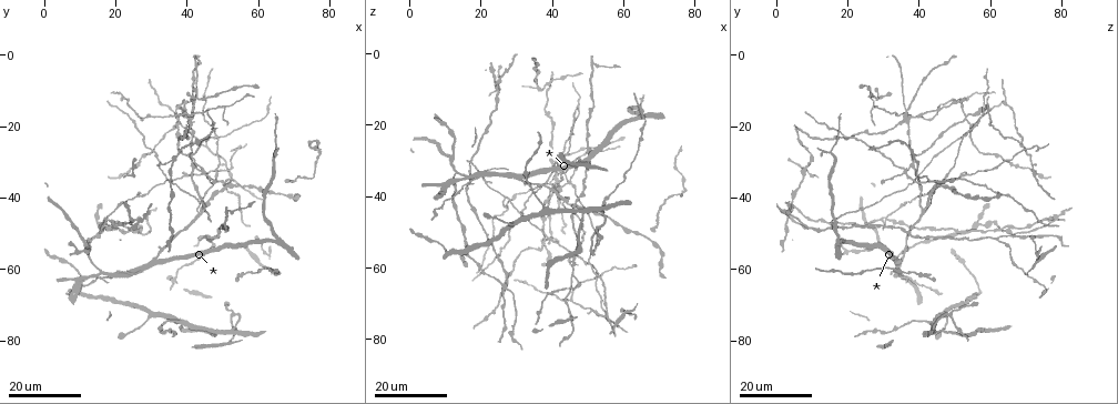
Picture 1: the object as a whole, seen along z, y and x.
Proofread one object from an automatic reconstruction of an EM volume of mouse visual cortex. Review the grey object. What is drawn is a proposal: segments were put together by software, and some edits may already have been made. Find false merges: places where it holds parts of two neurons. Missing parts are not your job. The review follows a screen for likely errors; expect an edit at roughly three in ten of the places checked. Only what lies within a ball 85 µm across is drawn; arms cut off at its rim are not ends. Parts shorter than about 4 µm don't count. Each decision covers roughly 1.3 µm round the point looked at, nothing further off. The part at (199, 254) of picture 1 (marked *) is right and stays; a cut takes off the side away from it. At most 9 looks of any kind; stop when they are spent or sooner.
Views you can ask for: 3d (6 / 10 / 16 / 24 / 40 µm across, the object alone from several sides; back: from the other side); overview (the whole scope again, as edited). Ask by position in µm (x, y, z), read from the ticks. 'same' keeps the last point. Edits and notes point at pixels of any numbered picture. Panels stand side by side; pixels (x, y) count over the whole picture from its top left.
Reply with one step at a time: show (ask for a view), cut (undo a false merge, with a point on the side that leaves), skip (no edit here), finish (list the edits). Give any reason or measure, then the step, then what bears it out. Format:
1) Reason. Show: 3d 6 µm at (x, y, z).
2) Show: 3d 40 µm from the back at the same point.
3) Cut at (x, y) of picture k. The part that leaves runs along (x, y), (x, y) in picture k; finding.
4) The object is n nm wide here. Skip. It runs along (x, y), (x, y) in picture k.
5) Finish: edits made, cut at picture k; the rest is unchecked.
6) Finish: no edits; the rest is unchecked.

Show: 3d 16 µm at (35.5, 30.0, 10.0).

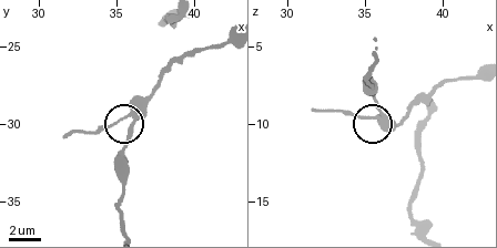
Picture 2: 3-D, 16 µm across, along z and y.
Show: 3d 6 µm at (35.6, 29.4, 9.6).

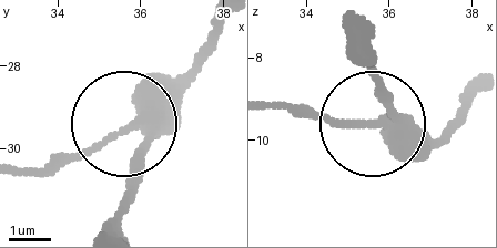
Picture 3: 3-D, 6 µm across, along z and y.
Skip. Continuous, no second neuron.

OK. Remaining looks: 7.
Thick turns thin. Show: 3d 16 µm at (48.0, 19.0, 11.5).

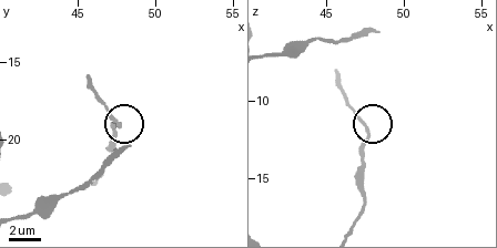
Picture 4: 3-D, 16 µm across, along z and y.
Show: 3d 10 µm at (47.6, 19.0, 11.6).

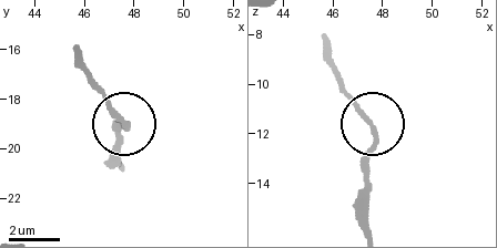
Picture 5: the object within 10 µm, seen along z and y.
Show: 3d 6 µm at (47.5, 19.0, 11.8).

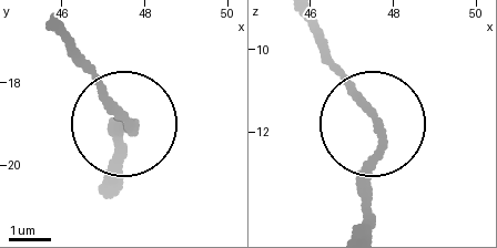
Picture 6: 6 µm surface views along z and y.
Skip. It runs along (366, 228), (377, 123), (327, 62) in picture 6; all the same neuron.

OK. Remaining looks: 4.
Four-way junction. Show: 3d 16 µm at (37.0, 18.0, 53.5).

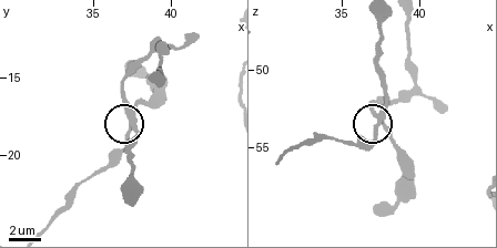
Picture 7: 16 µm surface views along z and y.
Show: 3d 10 µm at (37.6, 17.8, 53.2).

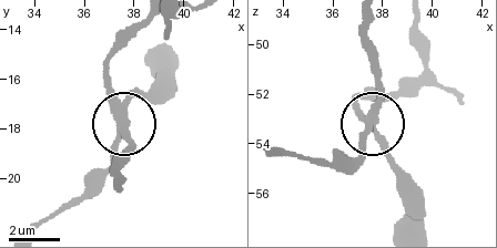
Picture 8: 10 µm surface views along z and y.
4 arms meet here. Skip. It runs along (368, 23), (366, 49), (379, 74), (373, 125), (354, 100) in picture 8; one neuron here.

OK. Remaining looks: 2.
Three arms meet. Show: 3d 16 µm at (44.0, 45.0, 41.5).

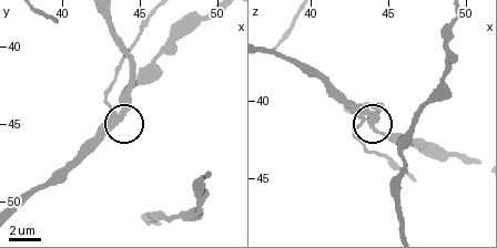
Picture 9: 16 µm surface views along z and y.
Zoom in. Show: 3d 6 µm at (43.2, 44.2, 41.2).

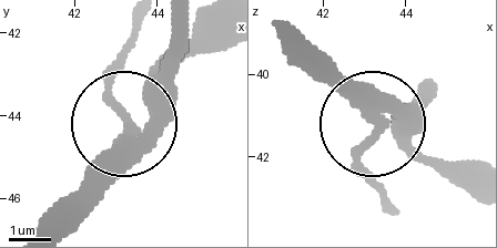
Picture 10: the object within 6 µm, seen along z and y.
The side arm is 54 µm long. Cut at (113, 97) of picture 10. The part that leaves runs along (375, 117), (364, 166), (385, 198) in picture 10; a second neuron is stuck on.

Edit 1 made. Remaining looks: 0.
Finish: edits made, cut at picture 10; the rest is unchecked.

